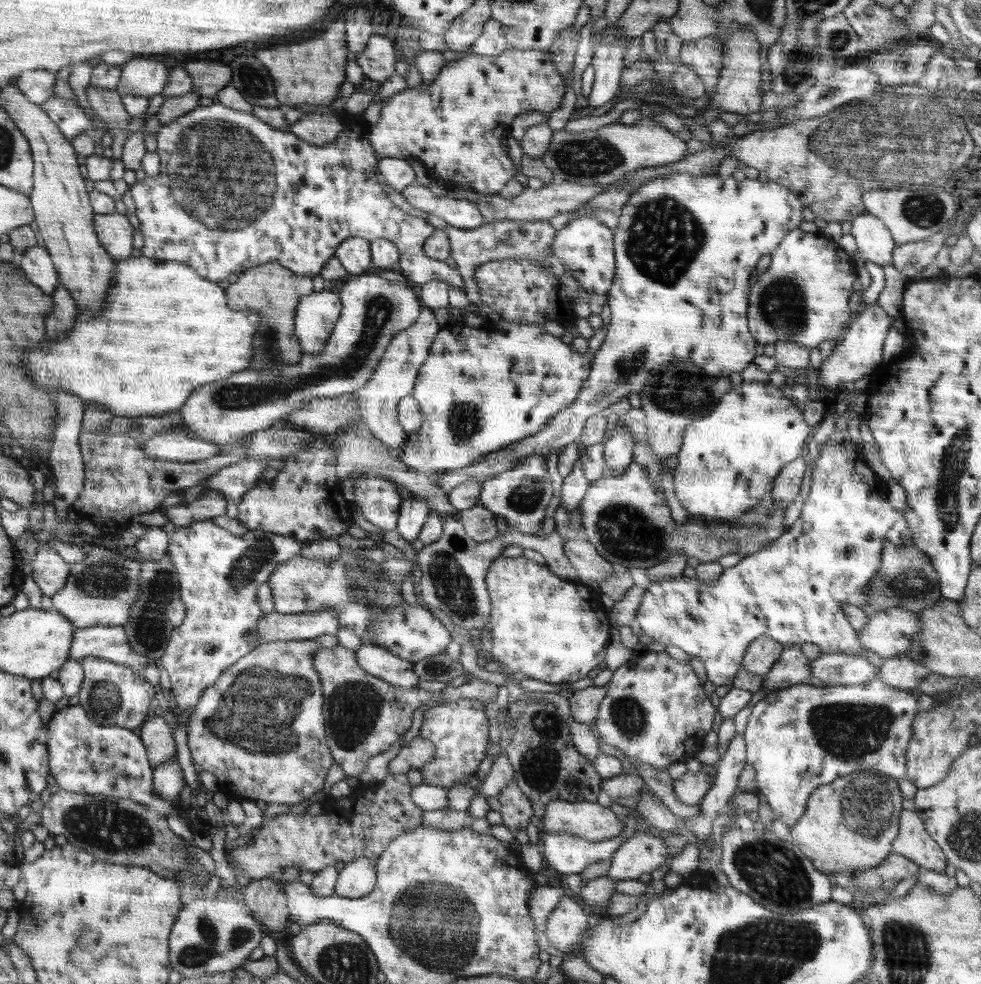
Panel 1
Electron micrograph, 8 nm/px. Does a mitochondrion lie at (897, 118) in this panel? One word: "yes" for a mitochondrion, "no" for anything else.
yes

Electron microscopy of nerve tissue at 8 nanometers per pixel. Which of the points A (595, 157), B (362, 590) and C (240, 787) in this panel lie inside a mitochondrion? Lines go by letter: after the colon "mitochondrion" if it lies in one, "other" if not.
A: mitochondrion
B: mitochondrion
C: other

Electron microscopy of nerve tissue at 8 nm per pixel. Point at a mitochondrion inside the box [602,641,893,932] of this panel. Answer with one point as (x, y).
(767, 867)

